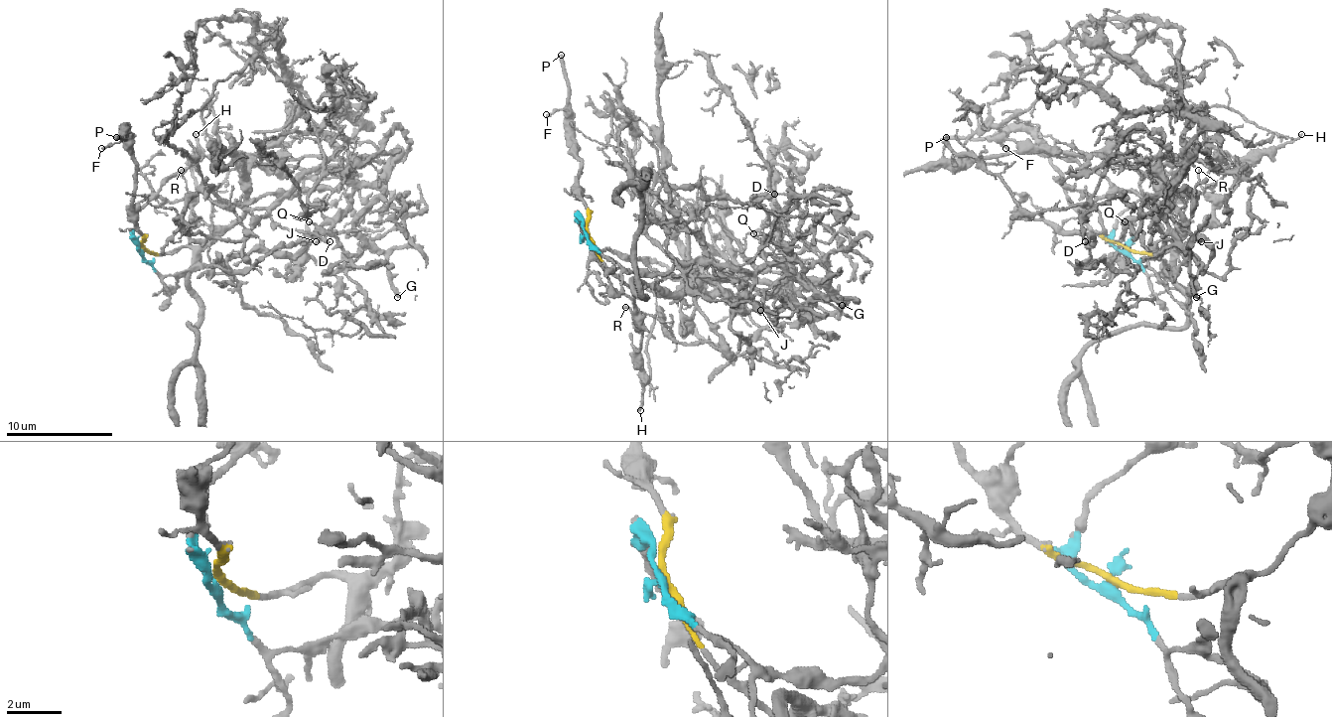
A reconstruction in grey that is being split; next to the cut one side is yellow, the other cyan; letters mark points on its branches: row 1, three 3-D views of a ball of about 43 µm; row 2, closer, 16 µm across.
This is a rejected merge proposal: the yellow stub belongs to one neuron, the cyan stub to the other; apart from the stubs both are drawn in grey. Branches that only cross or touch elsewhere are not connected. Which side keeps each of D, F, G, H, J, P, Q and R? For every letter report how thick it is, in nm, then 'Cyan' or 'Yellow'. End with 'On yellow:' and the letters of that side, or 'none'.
D: Thickness 240 nm. Cyan
F: Thickness 200 nm. Yellow
G: Thickness 320 nm. Cyan
H: Thickness 180 nm. Yellow
J: Thickness 160 nm. Cyan
P: Thickness 240 nm. Yellow
Q: Thickness 190 nm. Cyan
R: Thickness 160 nm. Yellow
On yellow: F, H, P, R

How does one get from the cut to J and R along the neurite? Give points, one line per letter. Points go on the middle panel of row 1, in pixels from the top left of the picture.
J: (586, 235), (628, 270), (669, 273), (696, 262), (759, 270), (776, 265), (784, 273), (765, 292), (759, 311)
R: (589, 235), (604, 262), (634, 292), (636, 322), (626, 308)

